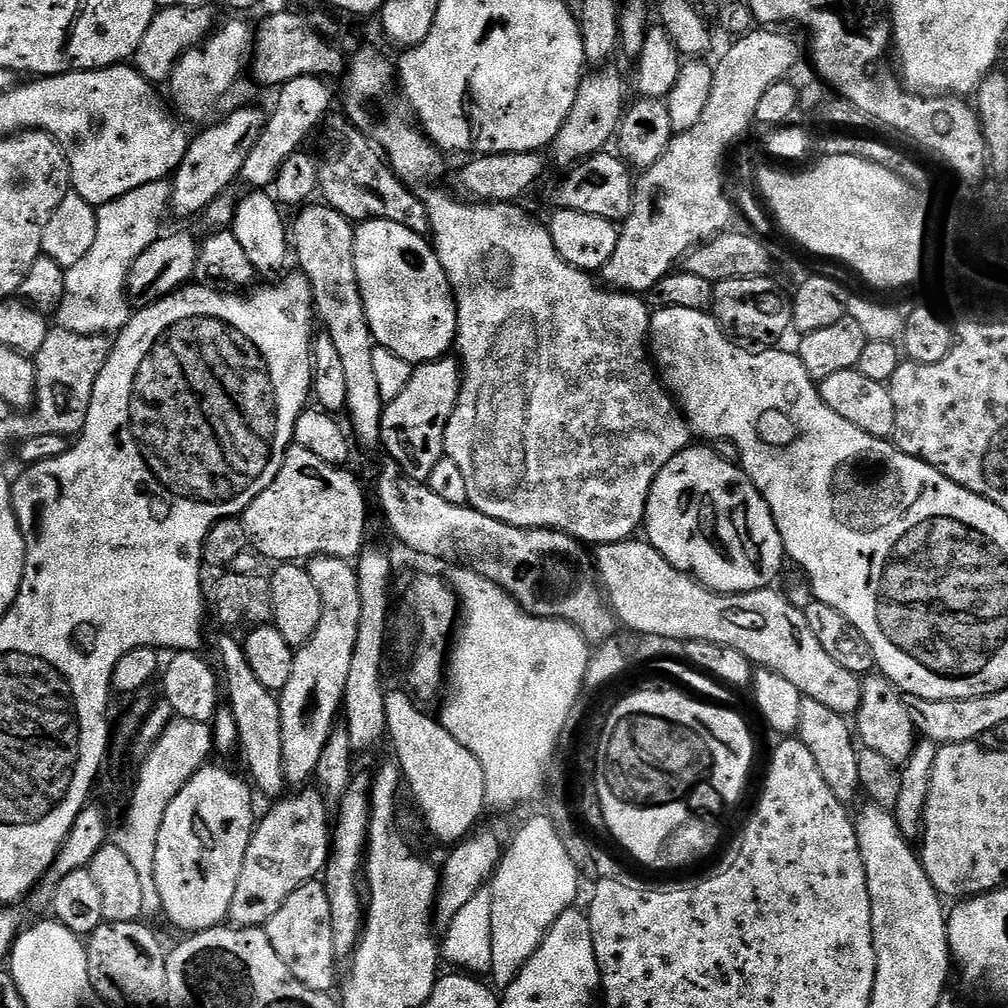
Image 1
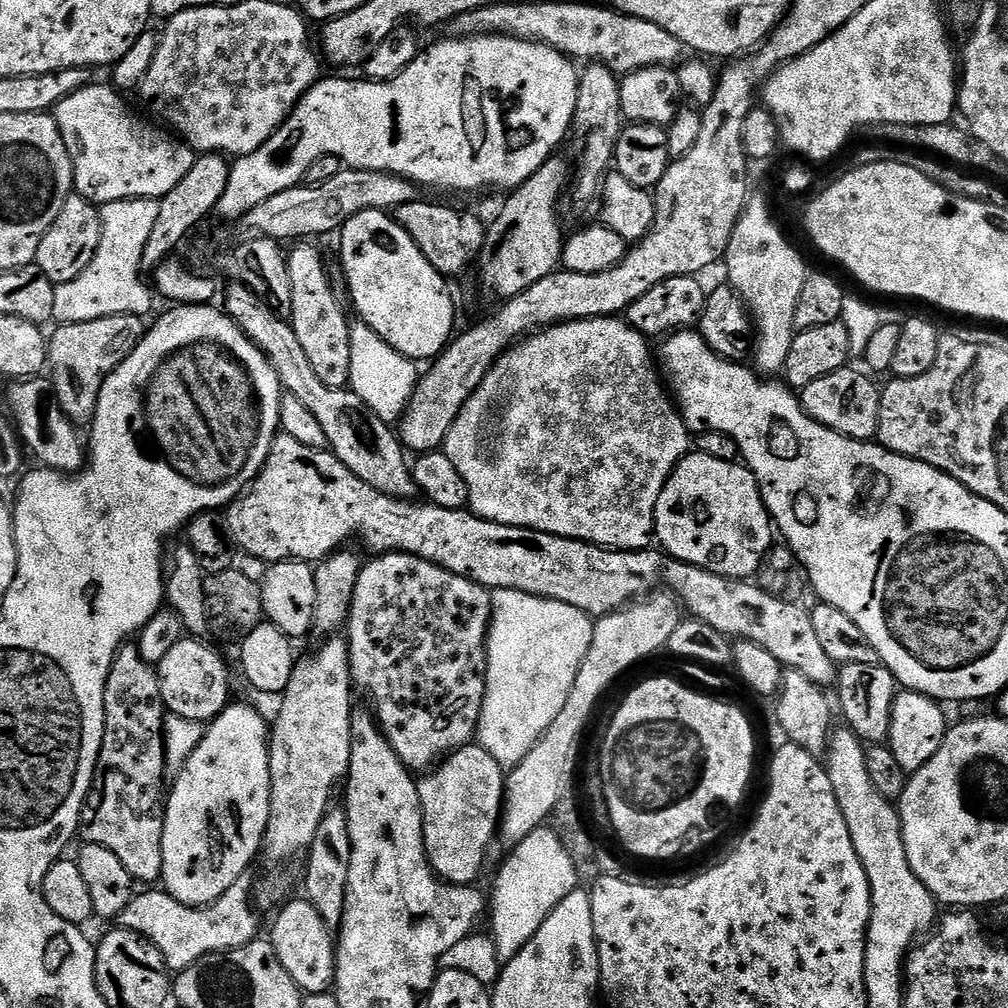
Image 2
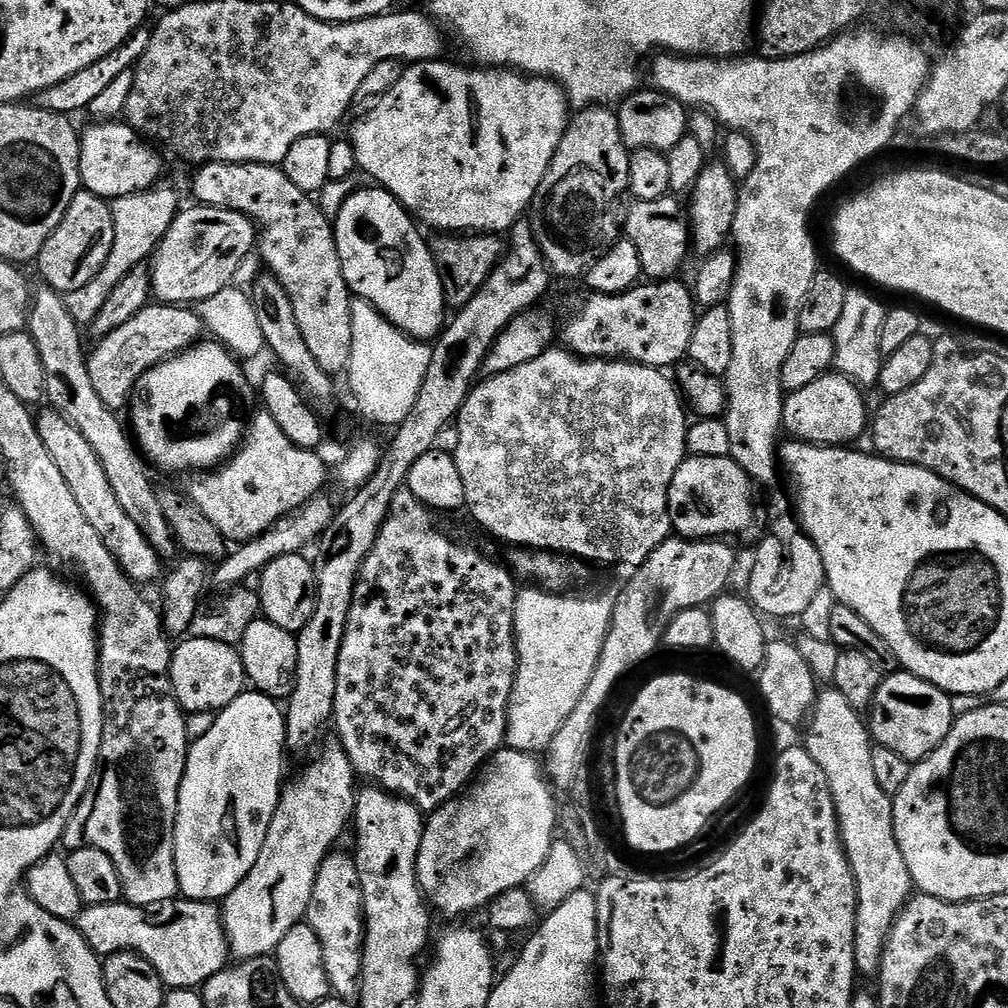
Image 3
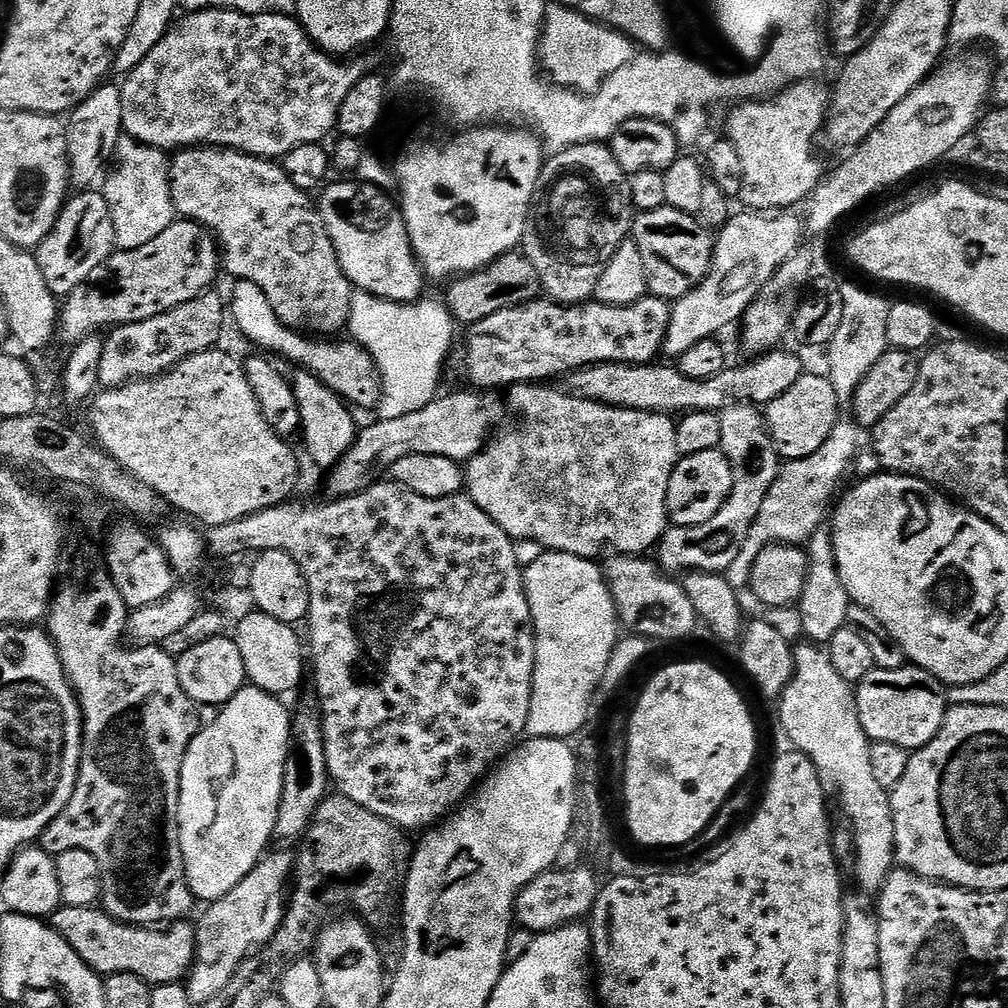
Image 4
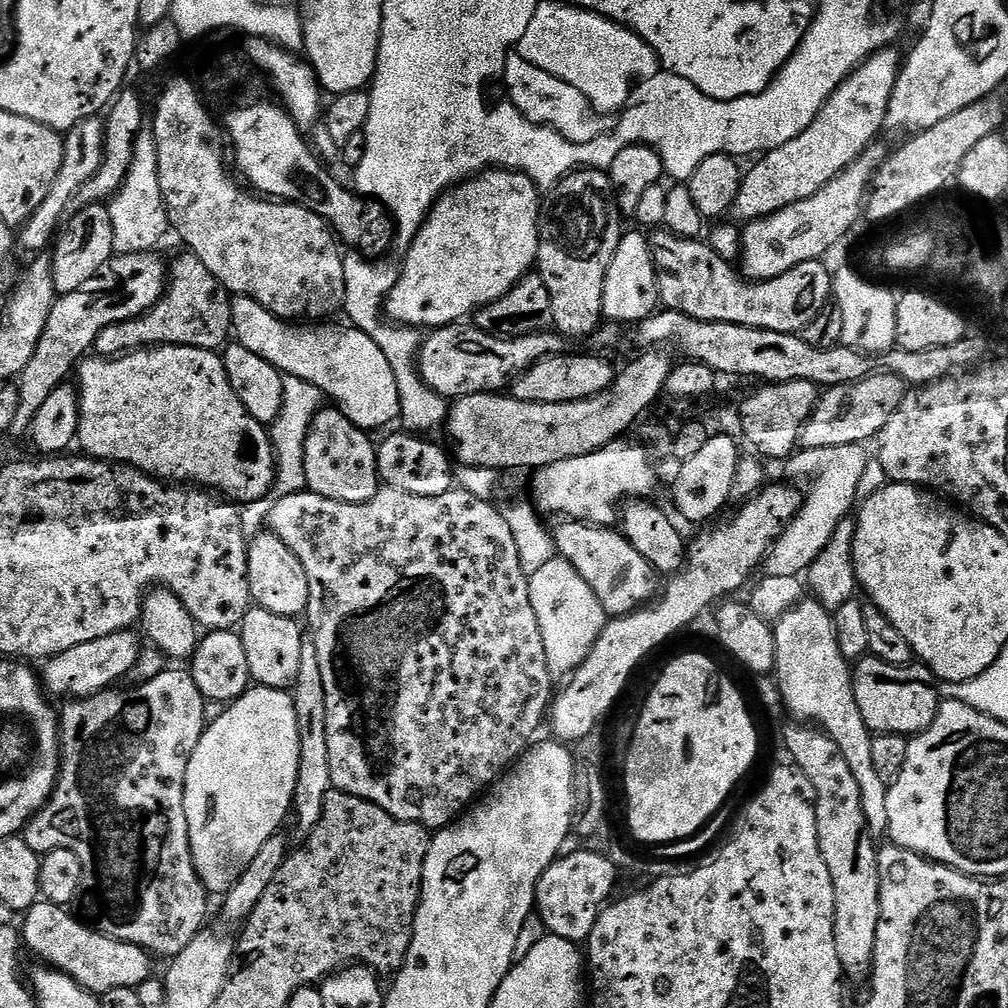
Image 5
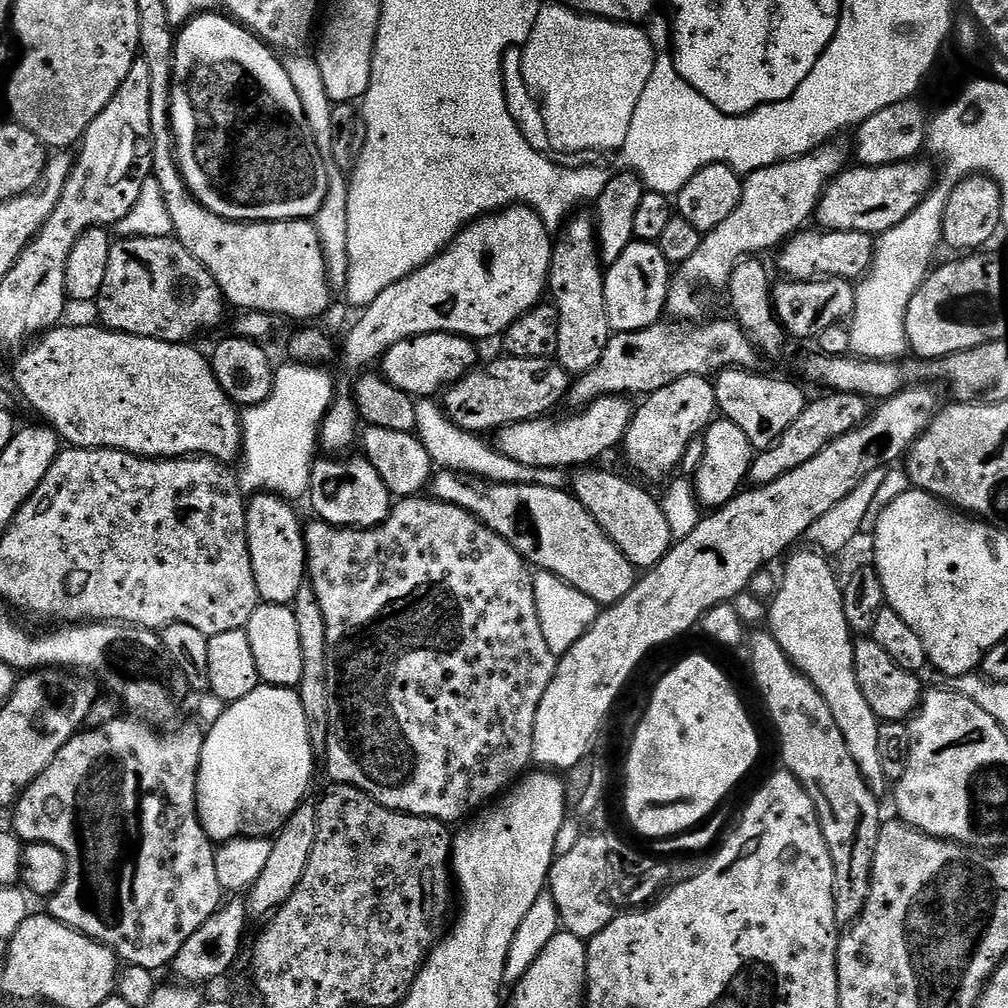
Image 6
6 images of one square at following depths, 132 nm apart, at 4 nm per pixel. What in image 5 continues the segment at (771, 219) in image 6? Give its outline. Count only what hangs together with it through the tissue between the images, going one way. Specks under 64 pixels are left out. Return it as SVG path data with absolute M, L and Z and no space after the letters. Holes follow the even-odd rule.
M892 46L882 48L879 52L869 56L867 60L864 60L863 63L855 68L855 70L853 70L853 72L851 72L843 82L841 82L838 86L838 90L834 90L834 94L830 94L830 98L822 106L822 110L814 118L814 122L810 122L810 126L806 130L802 130L802 134L798 134L798 138L790 138L790 142L786 142L786 146L778 146L774 150L763 153L763 155L753 163L757 164L754 165L752 169L747 169L747 171L744 172L744 180L740 184L738 198L734 202L734 206L731 211L731 215L733 217L737 216L737 218L735 217L737 221L747 222L750 220L760 220L764 216L774 214L778 210L782 210L794 202L802 202L802 198L810 198L810 194L818 194L818 190L822 190L822 186L826 186L826 182L830 182L835 176L842 174L842 170L846 170L850 167L850 165L853 164L853 162L855 162L856 159L872 145L877 137L879 137L876 136L879 132L883 133L885 131L884 123L886 122L886 110L890 106L890 96L894 94L894 86L898 82L900 69L902 67L902 56L899 56L894 49L895 47Z

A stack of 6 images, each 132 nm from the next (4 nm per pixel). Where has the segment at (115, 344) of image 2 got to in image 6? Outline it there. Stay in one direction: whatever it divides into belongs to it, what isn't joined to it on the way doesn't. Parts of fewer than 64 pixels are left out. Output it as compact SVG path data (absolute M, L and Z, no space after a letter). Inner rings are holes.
M175 235L162 238L142 238L141 236L126 236L113 239L110 250L110 262L106 262L106 279L102 281L102 290L96 295L94 307L100 311L99 323L109 332L125 332L131 336L154 338L171 344L188 344L195 336L203 332L212 332L224 320L226 301L220 293L218 282L182 246Z

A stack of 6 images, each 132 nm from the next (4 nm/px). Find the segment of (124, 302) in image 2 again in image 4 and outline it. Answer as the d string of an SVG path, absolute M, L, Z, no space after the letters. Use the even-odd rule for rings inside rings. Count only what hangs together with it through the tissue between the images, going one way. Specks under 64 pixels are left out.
M127 134L118 138L114 167L107 173L102 191L106 206L110 206L110 218L114 222L114 238L119 251L136 250L145 246L177 221L178 213L172 197L169 171L169 153L161 148L146 146Z

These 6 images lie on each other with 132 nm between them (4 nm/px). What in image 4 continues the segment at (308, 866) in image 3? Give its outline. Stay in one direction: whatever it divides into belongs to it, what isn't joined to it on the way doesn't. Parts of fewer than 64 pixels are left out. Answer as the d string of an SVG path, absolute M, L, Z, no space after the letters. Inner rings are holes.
M269 851L256 863L254 870L230 894L211 901L196 929L196 958L186 977L189 992L207 998L226 990L240 968L240 963L269 944L284 920L284 909L290 895L294 856L288 852Z

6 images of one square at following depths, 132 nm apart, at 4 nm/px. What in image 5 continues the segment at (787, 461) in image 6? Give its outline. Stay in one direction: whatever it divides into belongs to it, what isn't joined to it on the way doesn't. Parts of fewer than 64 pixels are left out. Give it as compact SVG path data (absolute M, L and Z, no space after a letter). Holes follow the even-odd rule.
M883 370L873 371L871 376L853 384L823 389L819 393L810 418L806 418L802 426L799 447L817 450L822 447L850 446L851 444L867 445L875 441L880 435L882 426L890 422L894 410L902 406L905 391L906 385L902 378Z

